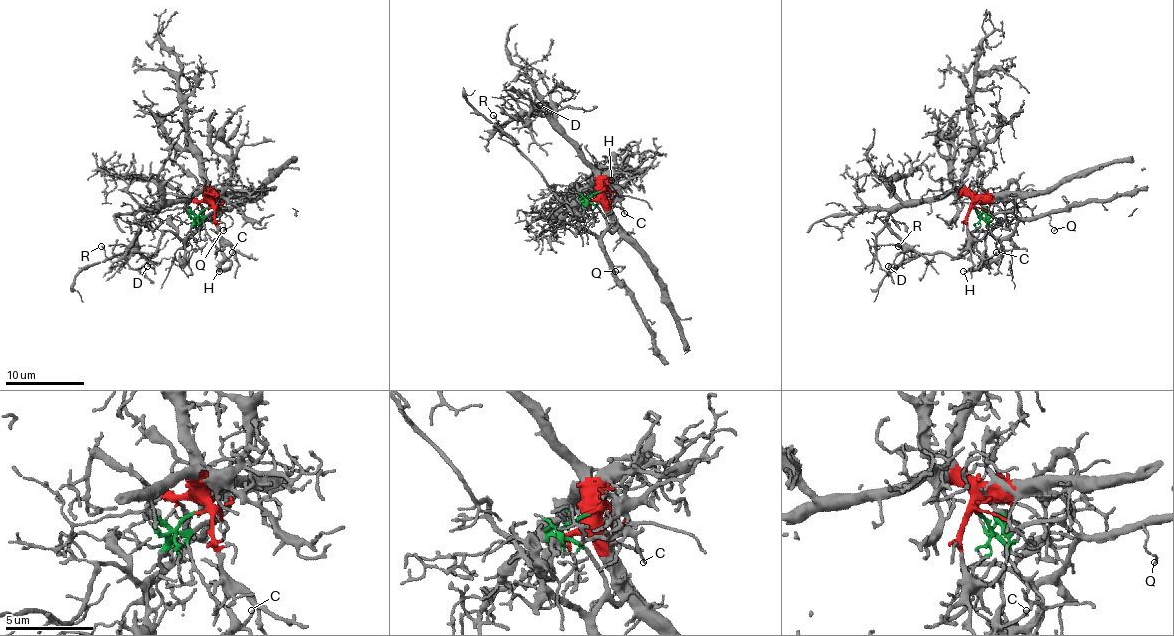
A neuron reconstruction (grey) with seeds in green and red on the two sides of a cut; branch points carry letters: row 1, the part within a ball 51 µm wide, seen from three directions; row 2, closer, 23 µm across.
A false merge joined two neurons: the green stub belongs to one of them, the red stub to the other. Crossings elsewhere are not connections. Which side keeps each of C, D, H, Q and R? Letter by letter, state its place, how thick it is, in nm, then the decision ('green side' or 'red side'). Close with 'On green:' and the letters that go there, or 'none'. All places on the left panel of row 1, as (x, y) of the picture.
C: (232, 252) | 140 nm | green side
D: (147, 266) | 80 nm | red side
H: (219, 271) | 160 nm | green side
Q: (223, 230) | 100 nm | green side
R: (101, 246) | 140 nm | green side
On green: C, H, Q, R

